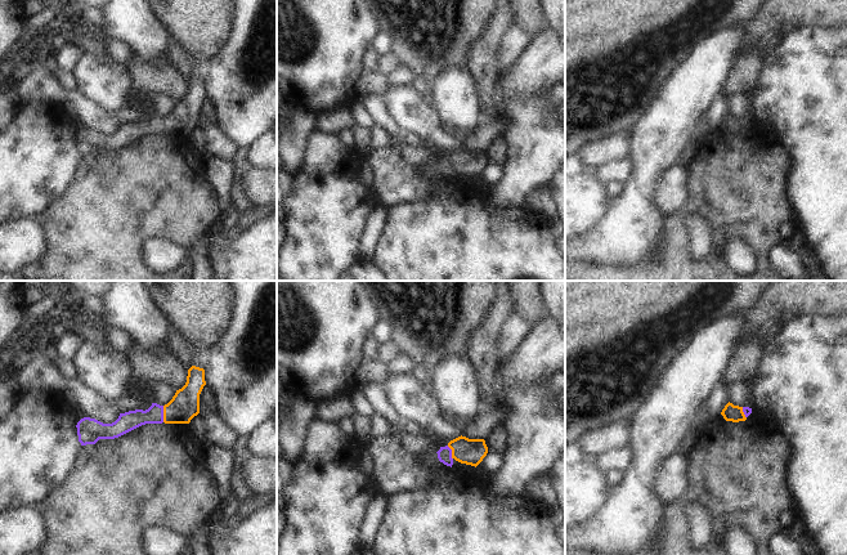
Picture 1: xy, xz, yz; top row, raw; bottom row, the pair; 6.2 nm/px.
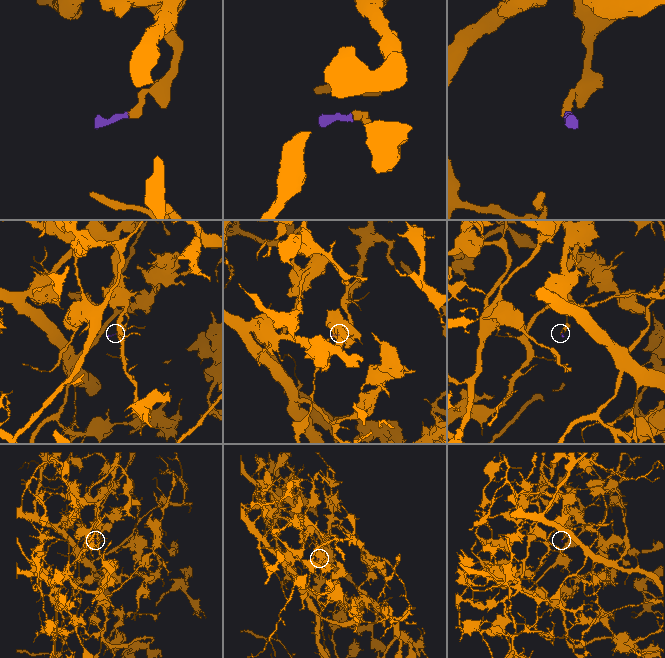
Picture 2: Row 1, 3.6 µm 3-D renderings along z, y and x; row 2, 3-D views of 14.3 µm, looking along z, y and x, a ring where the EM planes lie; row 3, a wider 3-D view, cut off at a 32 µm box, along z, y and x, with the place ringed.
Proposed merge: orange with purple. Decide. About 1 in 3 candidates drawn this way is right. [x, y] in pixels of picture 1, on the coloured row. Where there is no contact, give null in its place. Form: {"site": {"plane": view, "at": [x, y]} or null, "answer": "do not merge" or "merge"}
{"site": {"plane": "xy", "at": [164, 413]}, "answer": "merge"}

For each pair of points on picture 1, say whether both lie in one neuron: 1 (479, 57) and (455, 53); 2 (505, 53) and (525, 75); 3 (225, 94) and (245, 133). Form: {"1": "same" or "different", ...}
{"1": "different", "2": "different", "3": "same"}

